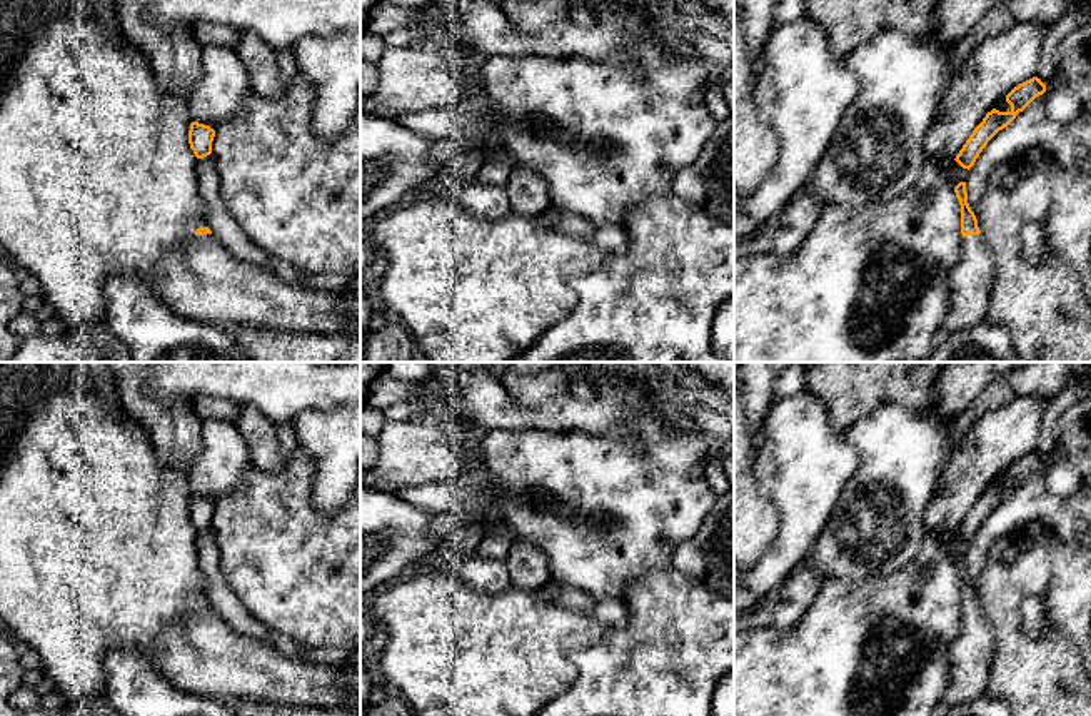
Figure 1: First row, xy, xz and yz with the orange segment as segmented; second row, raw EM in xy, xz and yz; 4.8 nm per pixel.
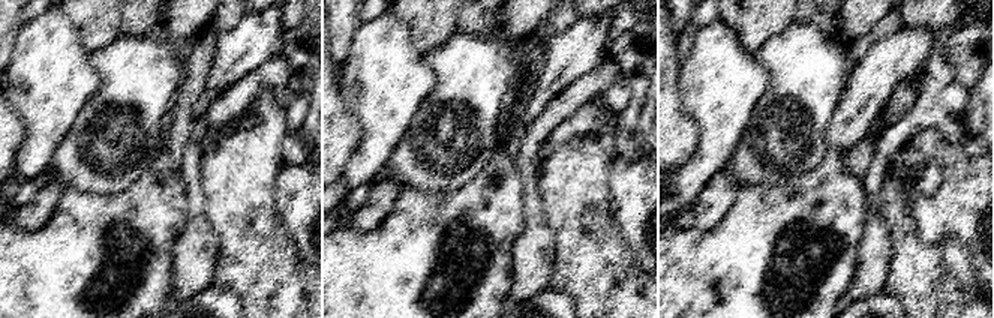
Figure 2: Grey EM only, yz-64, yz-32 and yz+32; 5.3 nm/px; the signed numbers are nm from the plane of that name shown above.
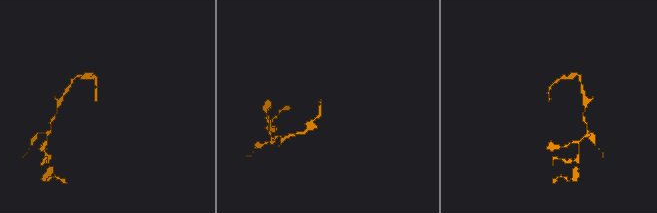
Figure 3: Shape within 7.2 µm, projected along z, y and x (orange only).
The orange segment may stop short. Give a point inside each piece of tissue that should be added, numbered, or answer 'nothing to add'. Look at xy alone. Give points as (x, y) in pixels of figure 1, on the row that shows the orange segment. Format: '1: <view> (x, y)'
1: xy (202, 281)

